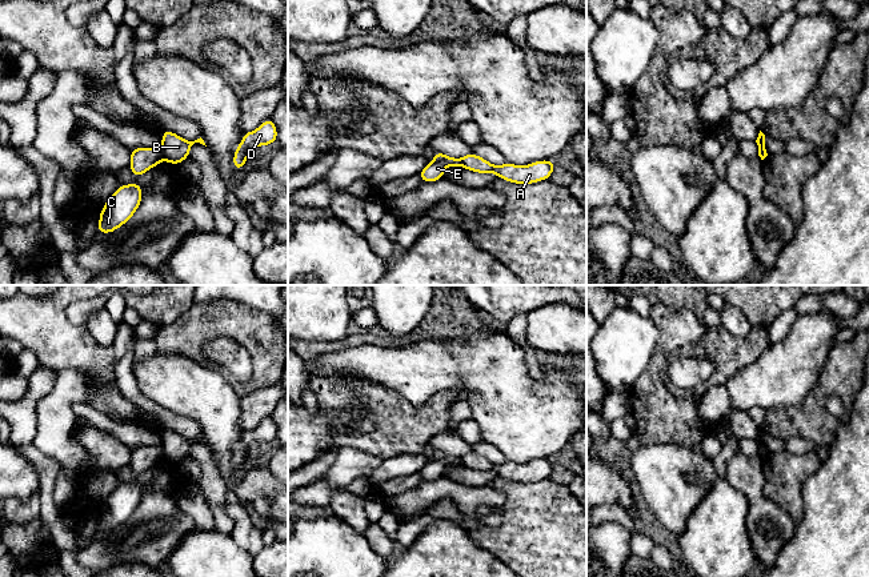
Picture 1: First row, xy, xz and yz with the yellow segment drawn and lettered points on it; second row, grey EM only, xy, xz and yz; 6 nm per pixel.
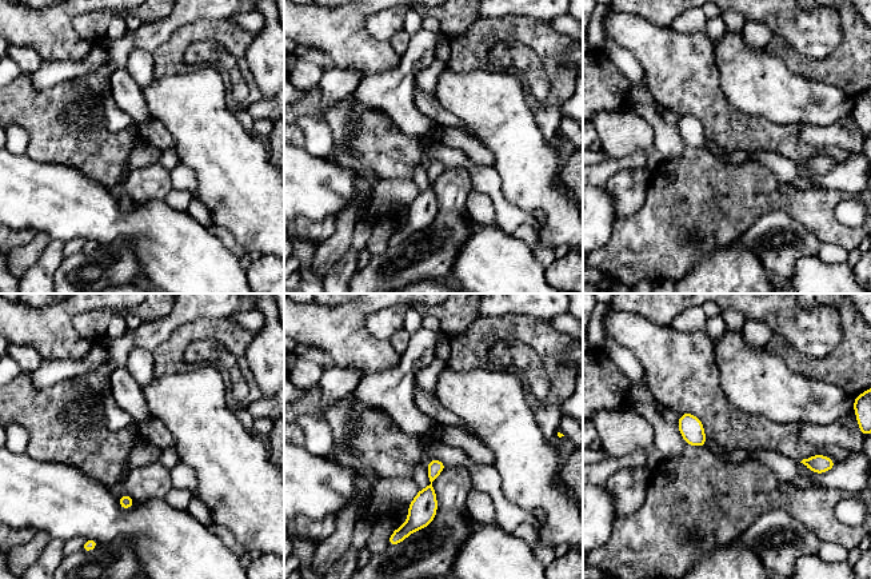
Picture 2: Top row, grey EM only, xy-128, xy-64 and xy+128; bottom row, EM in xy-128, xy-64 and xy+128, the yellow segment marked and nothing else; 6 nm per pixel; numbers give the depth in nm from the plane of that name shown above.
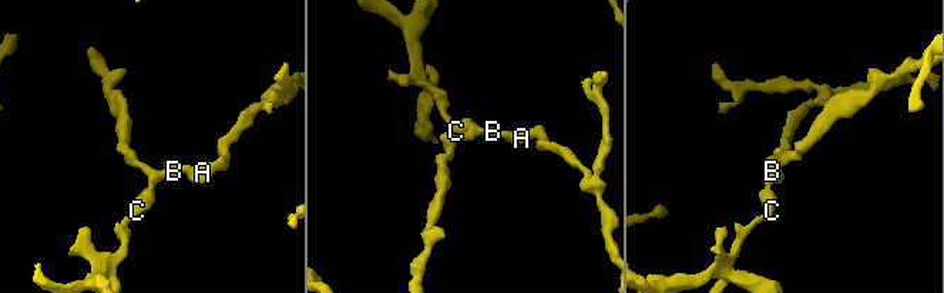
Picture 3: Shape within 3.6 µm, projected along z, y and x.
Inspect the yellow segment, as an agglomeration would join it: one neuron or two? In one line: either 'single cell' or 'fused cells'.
fused cells

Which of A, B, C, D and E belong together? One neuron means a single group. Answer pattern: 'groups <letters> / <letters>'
groups A B D / C E

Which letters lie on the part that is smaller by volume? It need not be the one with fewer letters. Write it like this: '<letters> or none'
A, B, D

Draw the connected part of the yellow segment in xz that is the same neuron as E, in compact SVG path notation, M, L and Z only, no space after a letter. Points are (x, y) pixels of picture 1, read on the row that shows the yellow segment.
M434 152L434 159L419 173L424 183L437 181L444 177L446 167L461 165L461 159L449 157L441 152Z

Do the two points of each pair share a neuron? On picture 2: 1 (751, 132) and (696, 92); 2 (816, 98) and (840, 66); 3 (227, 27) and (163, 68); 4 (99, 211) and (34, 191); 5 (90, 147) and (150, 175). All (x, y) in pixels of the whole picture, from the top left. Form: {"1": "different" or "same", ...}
{"1": "same", "2": "different", "3": "same", "4": "same", "5": "different"}

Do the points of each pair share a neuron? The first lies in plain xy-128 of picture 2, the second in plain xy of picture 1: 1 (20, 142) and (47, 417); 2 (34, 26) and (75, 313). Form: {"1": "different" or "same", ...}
{"1": "different", "2": "different"}

